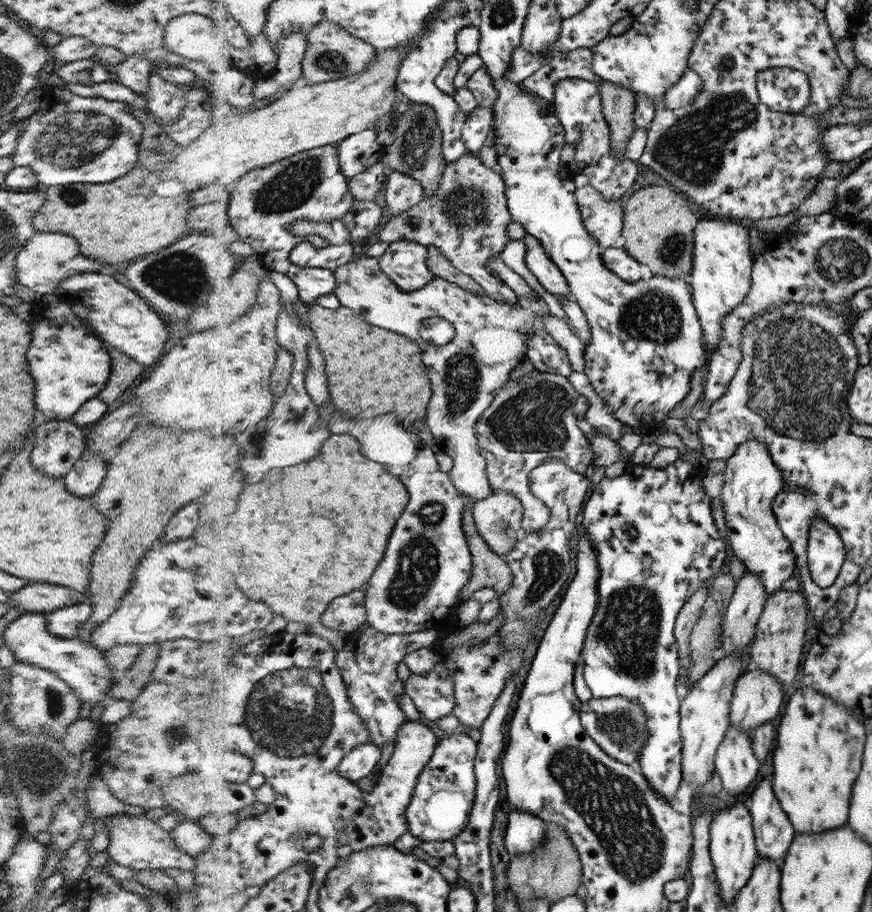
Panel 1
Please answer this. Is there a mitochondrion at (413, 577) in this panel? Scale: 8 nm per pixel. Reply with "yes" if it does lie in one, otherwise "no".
yes

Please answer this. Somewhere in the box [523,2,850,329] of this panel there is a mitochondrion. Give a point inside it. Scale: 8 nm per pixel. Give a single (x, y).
(691, 150)

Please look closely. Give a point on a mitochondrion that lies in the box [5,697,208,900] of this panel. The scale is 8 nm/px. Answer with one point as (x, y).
(38, 771)

